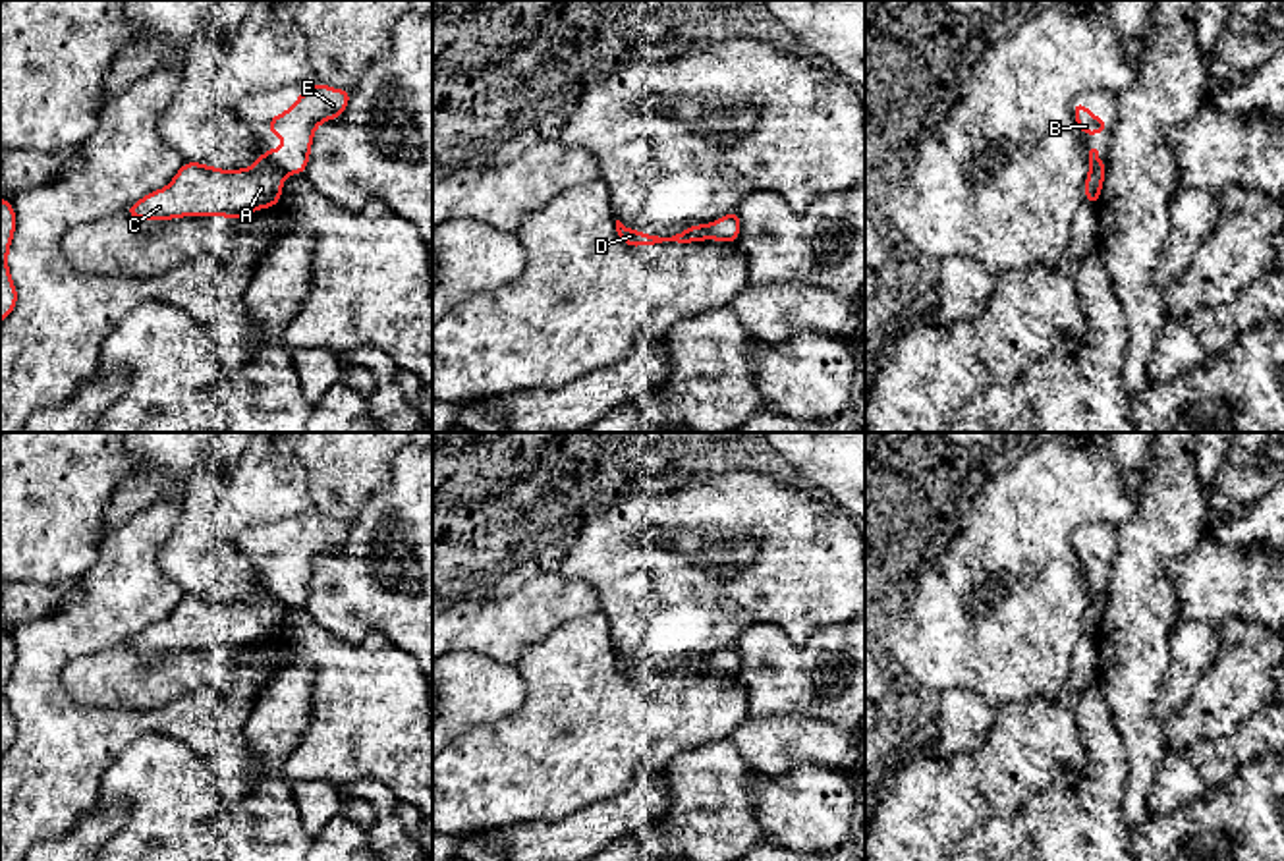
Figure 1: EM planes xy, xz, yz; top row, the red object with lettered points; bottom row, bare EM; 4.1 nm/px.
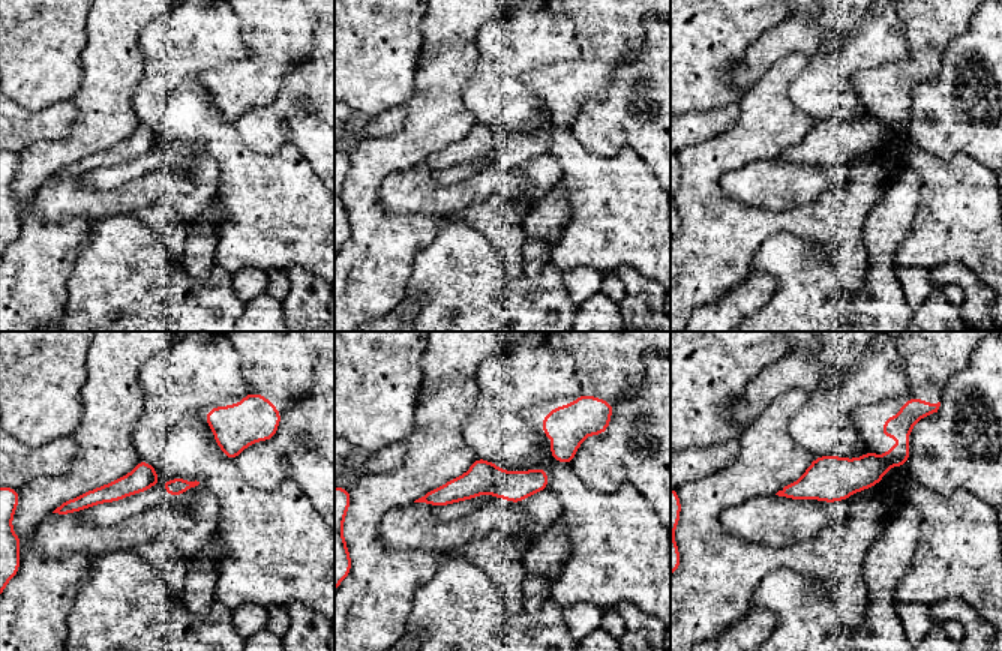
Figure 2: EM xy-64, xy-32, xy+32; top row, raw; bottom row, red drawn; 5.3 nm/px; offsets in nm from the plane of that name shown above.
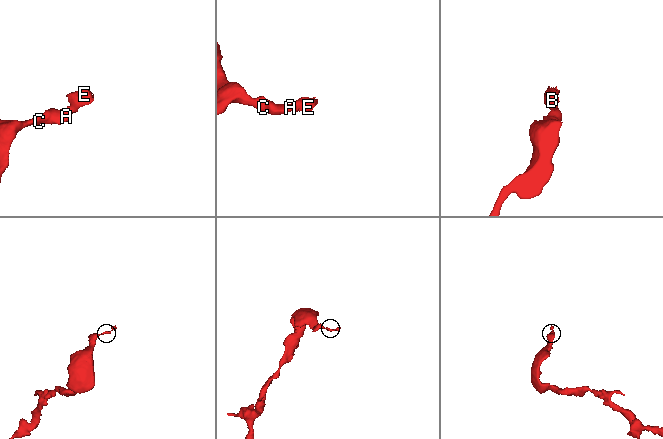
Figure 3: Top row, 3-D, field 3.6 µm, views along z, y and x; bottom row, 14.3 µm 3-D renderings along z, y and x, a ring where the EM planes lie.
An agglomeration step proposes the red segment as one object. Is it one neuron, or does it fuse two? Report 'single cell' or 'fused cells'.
fused cells

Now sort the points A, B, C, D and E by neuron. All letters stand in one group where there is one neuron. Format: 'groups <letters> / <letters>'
groups A C D / B E

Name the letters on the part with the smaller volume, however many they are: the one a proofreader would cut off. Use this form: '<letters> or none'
B, E

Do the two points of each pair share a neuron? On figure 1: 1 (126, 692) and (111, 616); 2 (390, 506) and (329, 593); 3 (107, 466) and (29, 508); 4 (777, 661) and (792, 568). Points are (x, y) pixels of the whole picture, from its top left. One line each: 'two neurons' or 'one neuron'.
1: two neurons
2: one neuron
3: one neuron
4: two neurons

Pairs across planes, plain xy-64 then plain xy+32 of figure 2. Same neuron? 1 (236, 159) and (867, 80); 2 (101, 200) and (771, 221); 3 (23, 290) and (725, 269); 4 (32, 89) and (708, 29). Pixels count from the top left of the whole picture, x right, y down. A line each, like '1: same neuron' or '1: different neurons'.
1: different neurons
2: different neurons
3: same neuron
4: same neuron

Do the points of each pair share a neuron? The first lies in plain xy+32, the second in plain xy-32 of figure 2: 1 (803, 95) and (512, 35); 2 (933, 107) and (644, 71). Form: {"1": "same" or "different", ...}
{"1": "same", "2": "same"}

